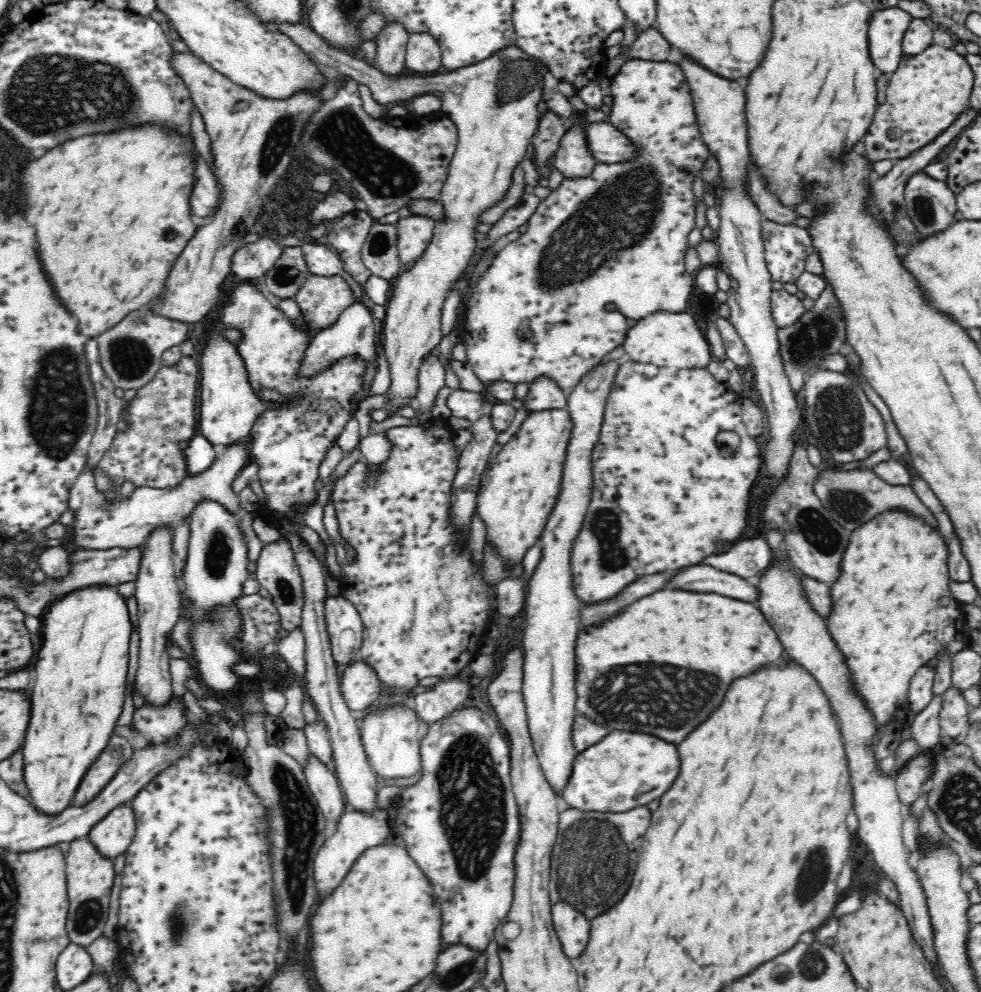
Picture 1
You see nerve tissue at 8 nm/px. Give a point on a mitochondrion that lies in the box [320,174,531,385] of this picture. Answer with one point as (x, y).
(381, 242)

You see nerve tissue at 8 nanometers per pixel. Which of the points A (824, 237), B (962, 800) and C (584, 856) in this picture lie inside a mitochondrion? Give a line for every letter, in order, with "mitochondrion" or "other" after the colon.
A: other
B: mitochondrion
C: mitochondrion

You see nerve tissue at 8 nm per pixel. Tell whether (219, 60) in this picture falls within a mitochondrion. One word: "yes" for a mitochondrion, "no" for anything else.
no

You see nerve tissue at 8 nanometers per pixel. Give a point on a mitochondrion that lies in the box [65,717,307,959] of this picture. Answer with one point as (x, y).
(182, 916)

